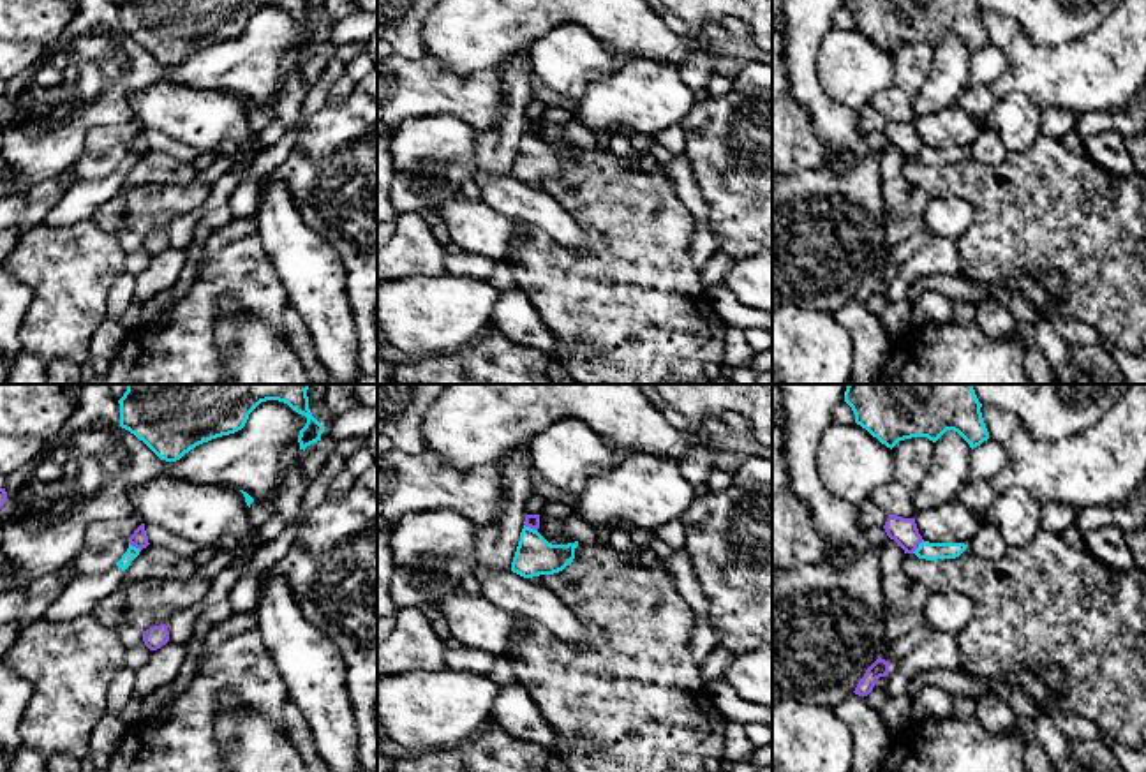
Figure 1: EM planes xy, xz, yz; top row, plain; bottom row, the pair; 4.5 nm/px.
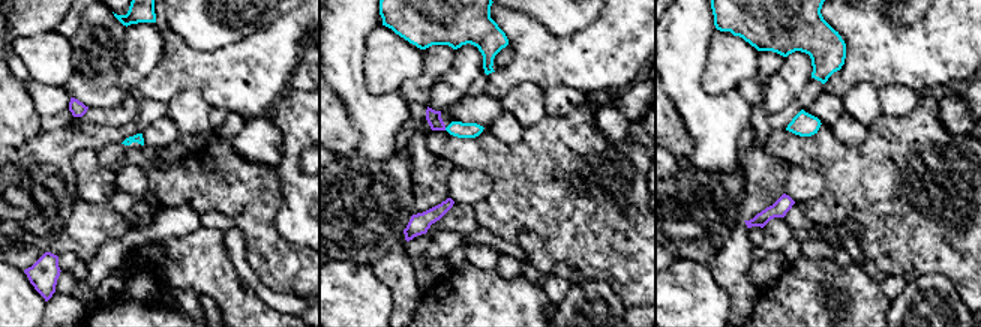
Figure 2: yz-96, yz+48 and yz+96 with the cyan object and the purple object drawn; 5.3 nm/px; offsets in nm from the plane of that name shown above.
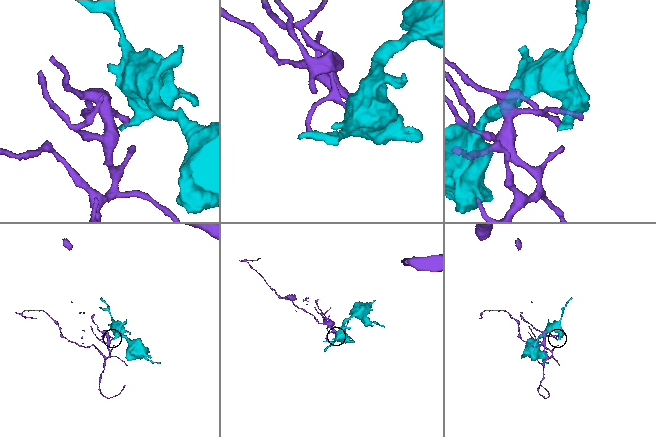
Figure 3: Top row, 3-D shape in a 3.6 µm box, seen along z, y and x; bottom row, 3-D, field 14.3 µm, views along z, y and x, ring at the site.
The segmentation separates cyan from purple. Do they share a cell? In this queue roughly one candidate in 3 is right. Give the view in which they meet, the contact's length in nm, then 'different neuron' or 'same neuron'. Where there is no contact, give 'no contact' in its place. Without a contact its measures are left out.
contact in xz; length 70 nm; different neuron

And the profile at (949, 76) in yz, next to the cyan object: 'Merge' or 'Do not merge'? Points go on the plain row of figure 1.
Do not merge

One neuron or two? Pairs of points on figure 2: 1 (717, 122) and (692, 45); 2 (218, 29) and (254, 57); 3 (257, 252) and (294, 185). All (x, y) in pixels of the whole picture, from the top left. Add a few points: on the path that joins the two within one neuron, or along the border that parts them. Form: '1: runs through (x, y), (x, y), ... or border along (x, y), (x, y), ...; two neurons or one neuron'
1: runs through (698, 102), (690, 95), (690, 65); one neuron
2: border along (264, 24), (234, 42), (200, 51); two neurons
3: border along (279, 185), (276, 230), (297, 246); two neurons

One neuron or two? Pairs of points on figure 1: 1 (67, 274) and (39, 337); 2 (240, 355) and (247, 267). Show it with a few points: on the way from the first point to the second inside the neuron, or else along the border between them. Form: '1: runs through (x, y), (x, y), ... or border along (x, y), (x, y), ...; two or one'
1: runs through (66, 289), (64, 312), (55, 321); one
2: border along (219, 296), (231, 295), (277, 335); two

